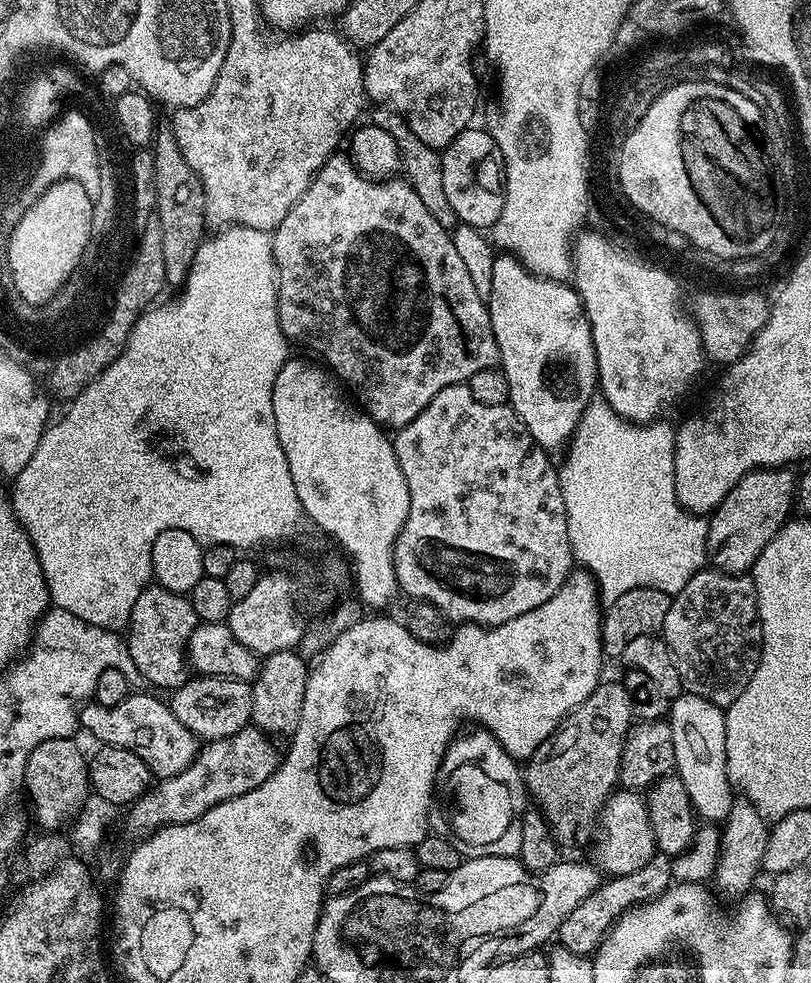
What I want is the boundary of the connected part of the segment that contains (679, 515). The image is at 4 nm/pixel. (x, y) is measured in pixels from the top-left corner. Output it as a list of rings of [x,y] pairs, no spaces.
[[[593,398],[588,403],[576,431],[572,433],[571,440],[566,445],[568,457],[564,460],[564,465],[559,465],[558,475],[560,477],[560,489],[562,498],[566,506],[566,526],[568,527],[568,537],[572,554],[577,565],[582,566],[583,571],[596,579],[596,587],[600,594],[600,599],[605,605],[613,604],[626,590],[638,590],[639,588],[653,588],[662,590],[667,596],[673,597],[677,592],[690,582],[690,578],[695,572],[701,571],[708,560],[708,520],[703,515],[695,512],[687,512],[678,502],[678,494],[674,486],[674,450],[676,449],[676,434],[670,427],[663,428],[660,422],[652,422],[647,426],[641,423],[633,423],[619,416],[603,398]]]

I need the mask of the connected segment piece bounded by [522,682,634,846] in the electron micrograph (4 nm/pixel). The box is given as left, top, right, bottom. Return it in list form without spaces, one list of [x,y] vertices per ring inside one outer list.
[[[601,682],[527,760],[522,772],[527,795],[544,816],[557,845],[576,844],[587,838],[591,828],[593,831],[604,801],[620,784],[624,739],[633,724],[632,703],[623,683]]]

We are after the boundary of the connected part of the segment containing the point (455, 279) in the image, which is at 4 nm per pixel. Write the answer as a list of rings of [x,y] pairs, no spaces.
[[[334,154],[320,169],[317,170],[315,178],[310,182],[308,189],[294,202],[290,214],[282,218],[282,222],[271,233],[272,253],[276,263],[276,274],[278,283],[276,293],[278,294],[278,322],[282,326],[282,334],[293,345],[301,344],[312,352],[321,356],[319,359],[330,369],[331,375],[349,393],[353,392],[355,403],[359,405],[364,413],[385,430],[399,430],[418,414],[438,394],[438,390],[446,390],[446,386],[463,384],[478,370],[486,370],[499,365],[500,351],[498,342],[494,338],[494,330],[490,326],[490,314],[485,297],[478,294],[466,265],[458,250],[454,250],[452,233],[436,221],[434,214],[426,210],[422,198],[414,194],[407,180],[403,178],[369,179],[365,176],[347,155]]]

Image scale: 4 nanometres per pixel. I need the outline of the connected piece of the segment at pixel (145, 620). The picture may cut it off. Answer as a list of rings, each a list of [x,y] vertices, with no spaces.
[[[159,586],[145,588],[138,602],[134,602],[130,627],[126,632],[126,643],[130,658],[134,658],[137,677],[141,681],[149,680],[156,688],[175,690],[183,686],[190,676],[186,659],[188,639],[197,623],[194,606],[187,595],[176,595]]]

